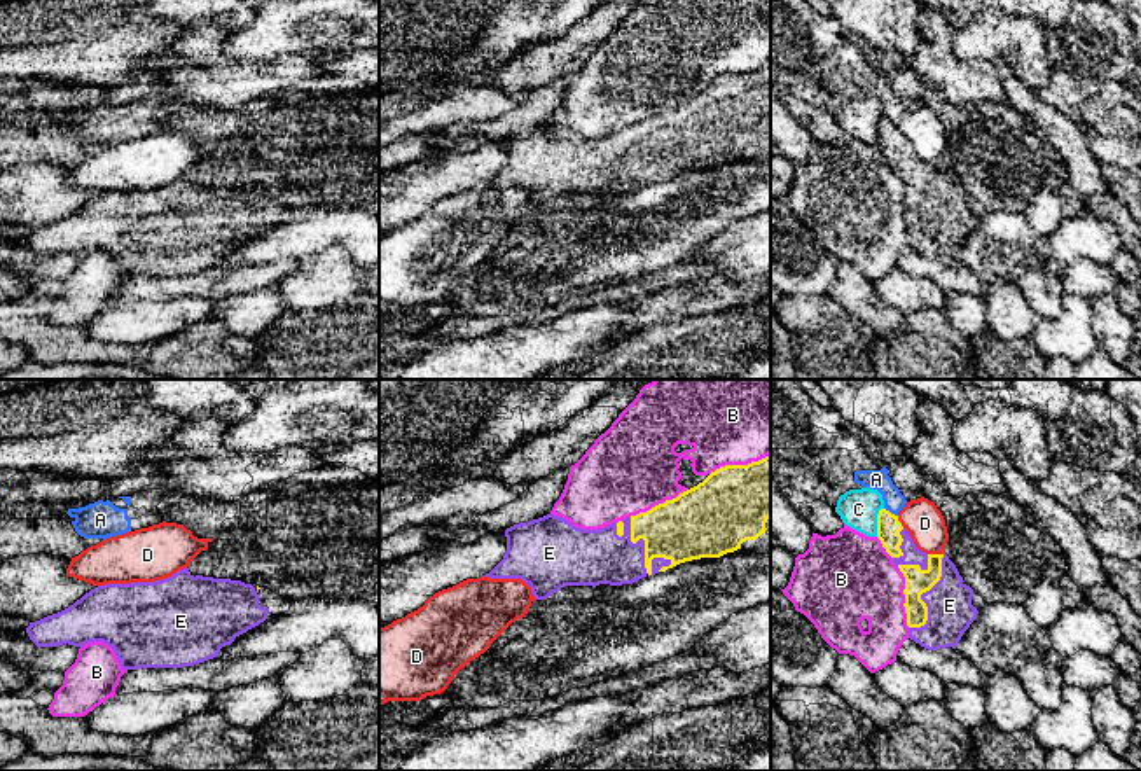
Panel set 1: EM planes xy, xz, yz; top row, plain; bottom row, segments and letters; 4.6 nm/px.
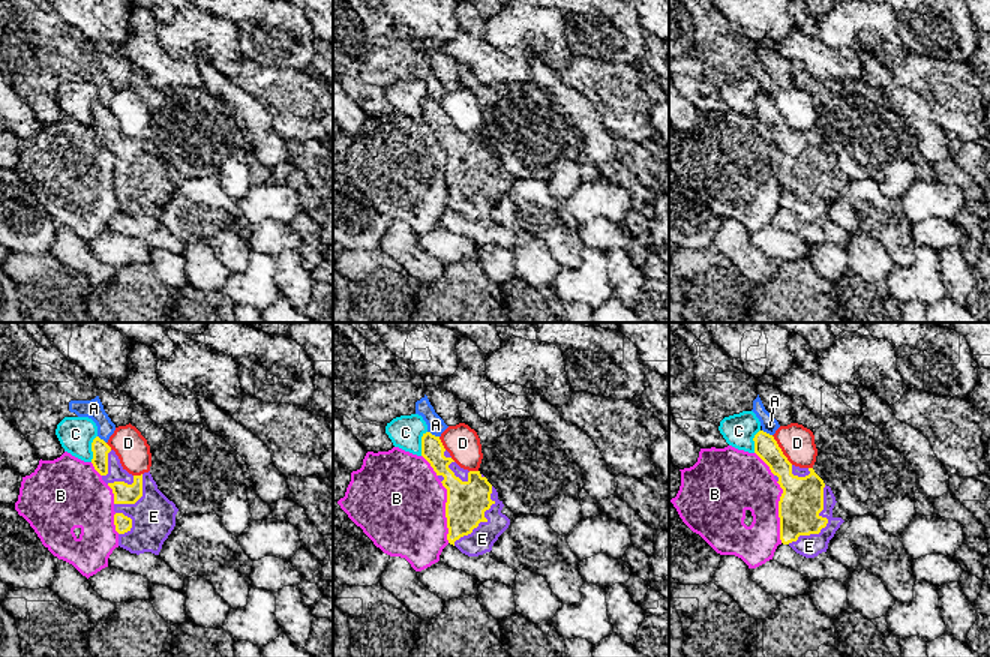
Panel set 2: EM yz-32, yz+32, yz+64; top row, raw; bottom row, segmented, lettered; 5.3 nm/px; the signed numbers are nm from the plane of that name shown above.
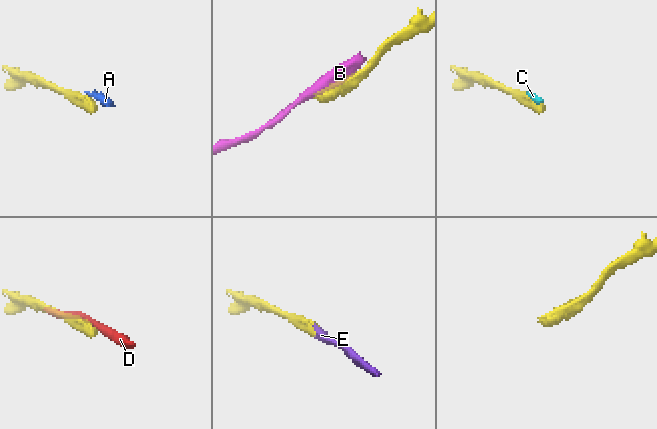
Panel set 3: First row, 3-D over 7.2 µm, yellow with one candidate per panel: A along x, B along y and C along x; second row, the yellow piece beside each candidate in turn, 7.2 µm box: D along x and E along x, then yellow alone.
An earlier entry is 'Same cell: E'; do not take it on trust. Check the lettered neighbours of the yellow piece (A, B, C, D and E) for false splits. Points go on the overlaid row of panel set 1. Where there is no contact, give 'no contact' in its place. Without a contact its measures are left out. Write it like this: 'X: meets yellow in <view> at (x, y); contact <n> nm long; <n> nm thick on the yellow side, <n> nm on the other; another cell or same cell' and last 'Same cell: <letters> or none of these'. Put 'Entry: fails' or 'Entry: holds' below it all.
A: meets yellow in yz at (890, 513); contact 80 nm long; 110 nm thick on the yellow side, 100 nm on the other; another cell
B: meets yellow in xz at (739, 465); contact 300 nm long; 360 nm thick on the yellow side, 500 nm on the other; another cell
C: meets yellow in yz at (878, 521); contact 140 nm long; 110 nm thick on the yellow side, 180 nm on the other; another cell
D: meets yellow in yz at (935, 555); contact 70 nm long; 120 nm thick on the yellow side, 180 nm on the other; another cell
E: meets yellow in yz at (919, 597); contact 380 nm long; 120 nm thick on the yellow side, 200 nm on the other; same cell
Same cell: E
Entry: holds

